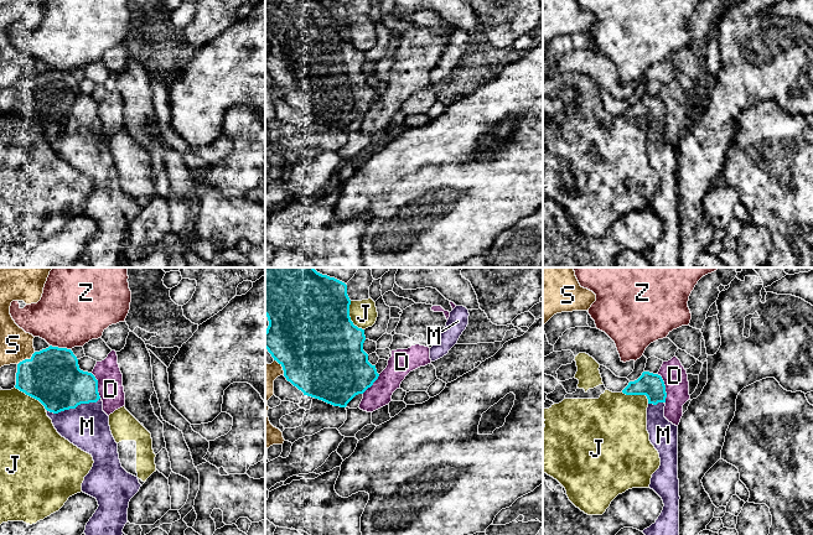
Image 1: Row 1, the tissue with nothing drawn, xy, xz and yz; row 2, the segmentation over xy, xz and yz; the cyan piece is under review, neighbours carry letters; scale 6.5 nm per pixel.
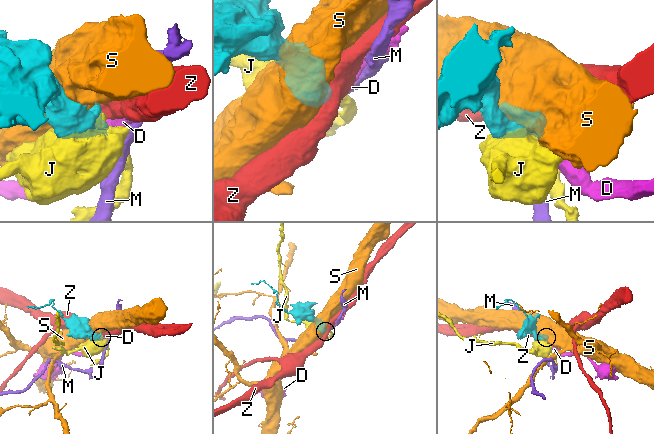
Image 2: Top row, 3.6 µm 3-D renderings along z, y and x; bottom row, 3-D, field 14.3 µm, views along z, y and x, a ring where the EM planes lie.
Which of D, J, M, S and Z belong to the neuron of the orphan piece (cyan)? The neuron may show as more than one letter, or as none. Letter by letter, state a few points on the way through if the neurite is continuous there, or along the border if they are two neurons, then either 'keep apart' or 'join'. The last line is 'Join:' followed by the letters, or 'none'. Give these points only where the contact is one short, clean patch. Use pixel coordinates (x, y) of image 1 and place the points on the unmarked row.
D: border yz (657, 95), (664, 108), (664, 125); keep apart
J: keep apart
M: way xy (52, 98), (70, 118), (72, 130), (87, 149); join
S: keep apart
Z: border xy (50, 67), (70, 72); keep apart
Join: M

